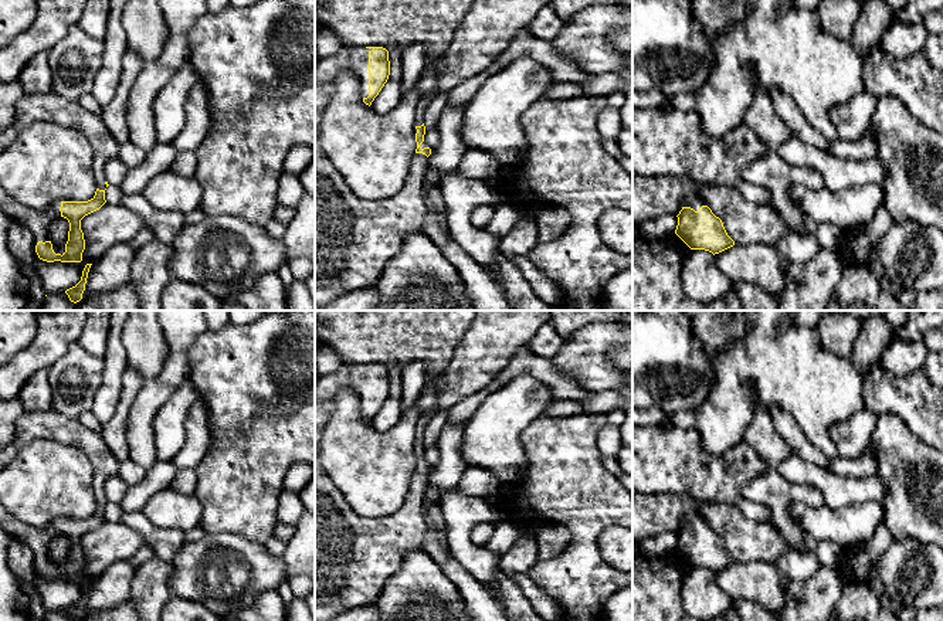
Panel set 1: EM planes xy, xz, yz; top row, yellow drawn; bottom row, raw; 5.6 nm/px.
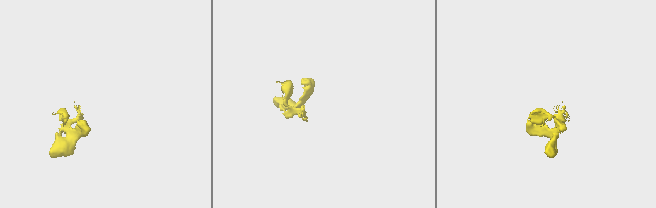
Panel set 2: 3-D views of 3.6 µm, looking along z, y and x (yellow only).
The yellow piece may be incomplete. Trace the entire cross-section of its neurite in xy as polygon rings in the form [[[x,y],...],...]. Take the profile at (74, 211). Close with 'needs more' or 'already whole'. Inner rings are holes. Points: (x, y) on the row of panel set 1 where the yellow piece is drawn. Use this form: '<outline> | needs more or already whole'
[[[55,92],[27,94],[17,102],[14,122],[0,133],[0,153],[14,140],[21,129],[35,122],[52,122],[61,126],[78,129],[87,136],[94,152],[94,173],[98,189],[88,201],[57,201],[50,210],[40,211],[11,198],[0,186],[0,208],[11,221],[27,227],[33,234],[34,250],[40,259],[47,262],[81,262],[85,250],[81,220],[99,210],[105,203],[105,190],[109,186],[104,167],[118,157],[121,145],[109,132],[101,115],[95,115]],[[64,217],[69,223],[65,245],[52,245],[50,241],[50,223]]] | needs more

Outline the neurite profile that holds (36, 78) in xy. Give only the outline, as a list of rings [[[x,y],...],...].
[[[48,51],[35,54],[17,79],[27,94],[47,94],[52,91],[52,72]]]

